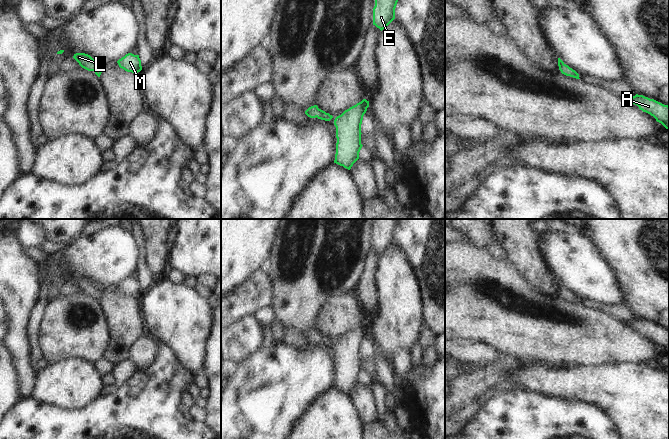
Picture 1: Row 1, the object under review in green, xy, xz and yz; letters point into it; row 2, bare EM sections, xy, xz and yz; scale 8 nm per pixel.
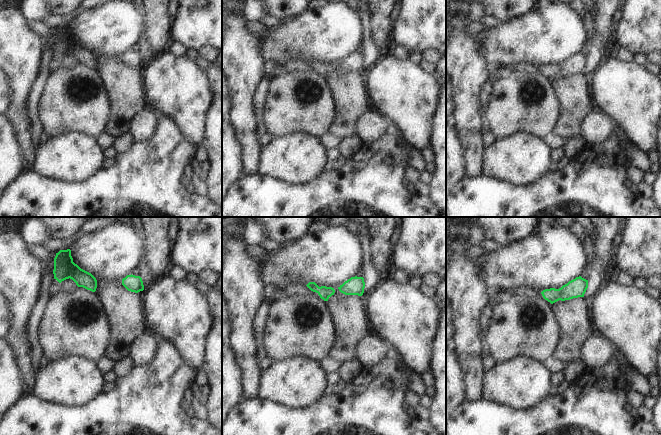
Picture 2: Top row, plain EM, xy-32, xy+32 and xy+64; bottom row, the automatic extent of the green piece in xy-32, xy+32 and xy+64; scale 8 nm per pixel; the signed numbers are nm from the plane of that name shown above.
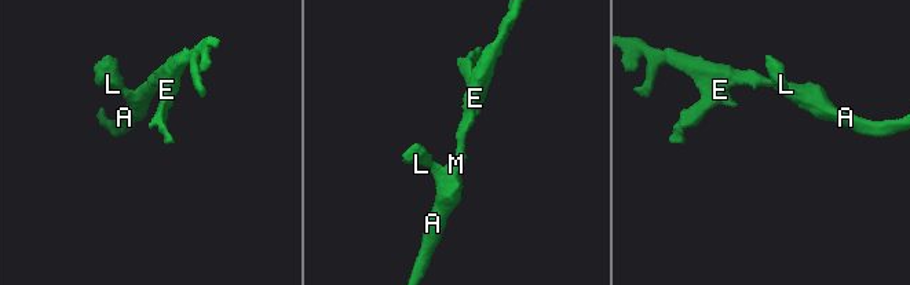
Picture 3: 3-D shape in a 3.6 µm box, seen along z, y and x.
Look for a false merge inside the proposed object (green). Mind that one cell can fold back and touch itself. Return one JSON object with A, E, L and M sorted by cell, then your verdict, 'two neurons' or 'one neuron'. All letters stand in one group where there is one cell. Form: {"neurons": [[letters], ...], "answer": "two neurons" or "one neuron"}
{"neurons": [["A", "E", "L", "M"]], "answer": "one neuron"}

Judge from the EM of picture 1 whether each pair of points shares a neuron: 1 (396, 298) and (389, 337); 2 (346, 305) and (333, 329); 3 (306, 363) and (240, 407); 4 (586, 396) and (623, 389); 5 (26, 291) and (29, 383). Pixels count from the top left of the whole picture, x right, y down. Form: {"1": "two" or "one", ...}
{"1": "one", "2": "one", "3": "one", "4": "one", "5": "one"}

